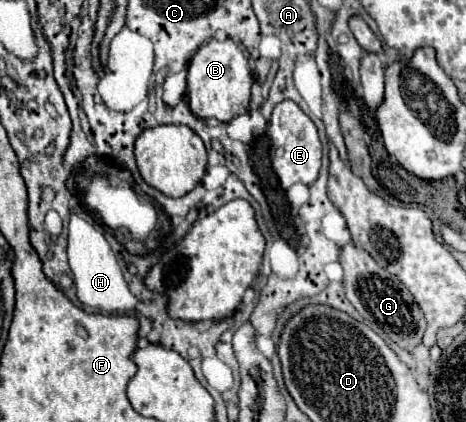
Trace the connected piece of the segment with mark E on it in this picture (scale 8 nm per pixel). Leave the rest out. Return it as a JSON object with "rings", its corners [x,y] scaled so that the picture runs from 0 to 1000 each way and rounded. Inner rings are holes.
{"rings":[[[607,237],[586,256],[573,320],[582,334],[584,396],[603,431],[603,445],[616,450],[637,431],[667,436],[680,427],[685,398],[689,398],[689,374],[693,374],[693,346],[685,332],[685,313],[680,313],[680,299],[672,294],[672,284],[629,237]]]}

